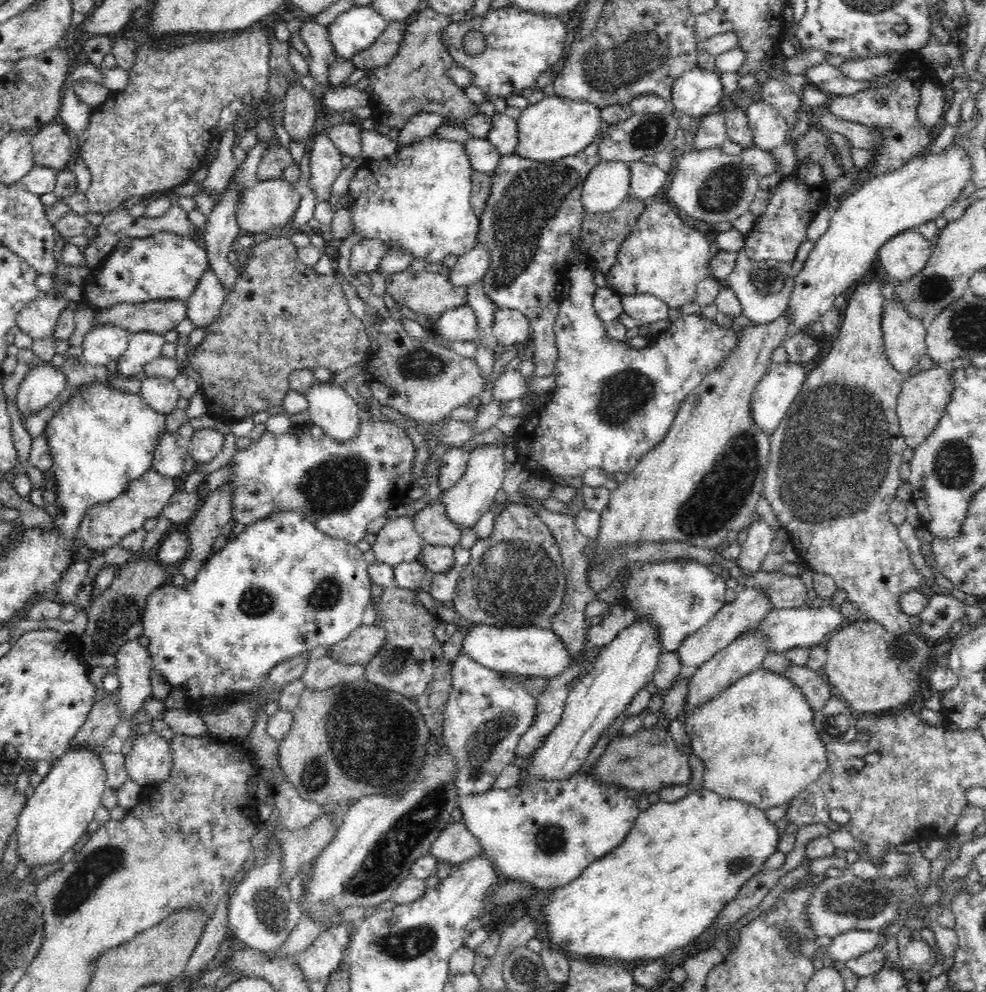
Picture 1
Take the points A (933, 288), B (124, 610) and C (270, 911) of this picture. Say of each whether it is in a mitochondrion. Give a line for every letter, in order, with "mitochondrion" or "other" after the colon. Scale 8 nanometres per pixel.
A: mitochondrion
B: mitochondrion
C: mitochondrion

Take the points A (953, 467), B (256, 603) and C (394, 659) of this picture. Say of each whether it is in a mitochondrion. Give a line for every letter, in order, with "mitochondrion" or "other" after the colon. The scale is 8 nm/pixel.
A: mitochondrion
B: mitochondrion
C: mitochondrion

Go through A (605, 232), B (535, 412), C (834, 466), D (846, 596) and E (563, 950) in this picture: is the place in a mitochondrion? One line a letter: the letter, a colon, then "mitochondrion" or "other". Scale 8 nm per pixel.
A: other
B: other
C: mitochondrion
D: other
E: other

